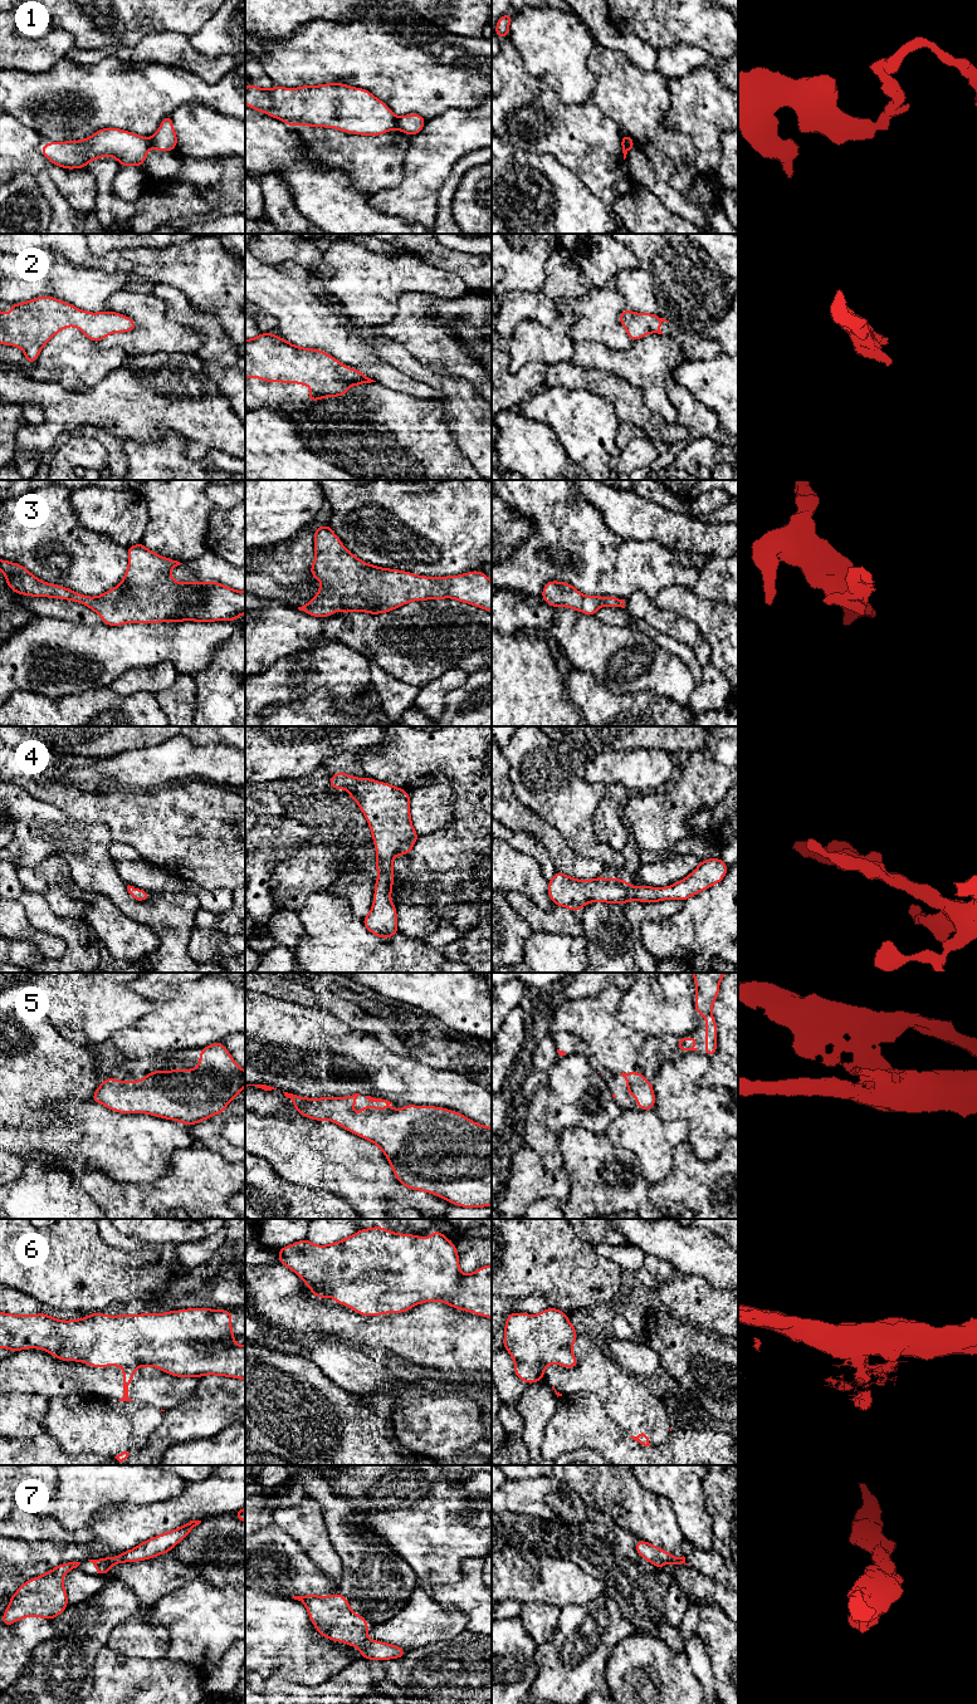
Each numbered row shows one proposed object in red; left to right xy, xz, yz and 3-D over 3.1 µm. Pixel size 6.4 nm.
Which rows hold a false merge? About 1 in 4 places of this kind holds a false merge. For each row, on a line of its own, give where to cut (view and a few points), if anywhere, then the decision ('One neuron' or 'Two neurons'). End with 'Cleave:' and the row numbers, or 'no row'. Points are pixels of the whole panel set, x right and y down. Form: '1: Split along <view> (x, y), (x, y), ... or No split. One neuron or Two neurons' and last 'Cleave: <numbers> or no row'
1: Split along xz (397, 118), (395, 127). Two neurons
2: No split. One neuron
3: No split. One neuron
4: No split. One neuron
5: No split. One neuron
6: Split along xy (63, 1360), (78, 1359), (88, 1348), (91, 1360), (104, 1366). Two neurons
7: No split. One neuron
Cleave: 1, 6

